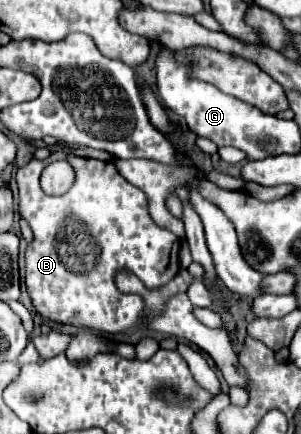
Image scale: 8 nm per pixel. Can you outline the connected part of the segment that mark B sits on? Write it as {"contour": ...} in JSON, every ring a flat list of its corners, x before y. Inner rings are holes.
{"contour":[[54,151,48,159,32,159,18,169,18,213,30,223,34,239,26,247,26,289,34,309,48,321,88,327,102,333,120,331,158,331,162,335,182,337,206,351,216,367,222,371,230,387,248,389,246,369,242,369,238,355,224,329,210,329,192,315,194,305,186,293,172,297,160,317,142,317,144,299,136,293,122,293,114,285,114,275,120,269,130,269,140,277,144,287,156,289,166,285,180,267,178,249,180,239,158,227,148,213,144,191,128,183,114,163,78,157,68,151],[66,159,76,171,76,181,68,193,50,197,40,189,40,173,44,165]]}

